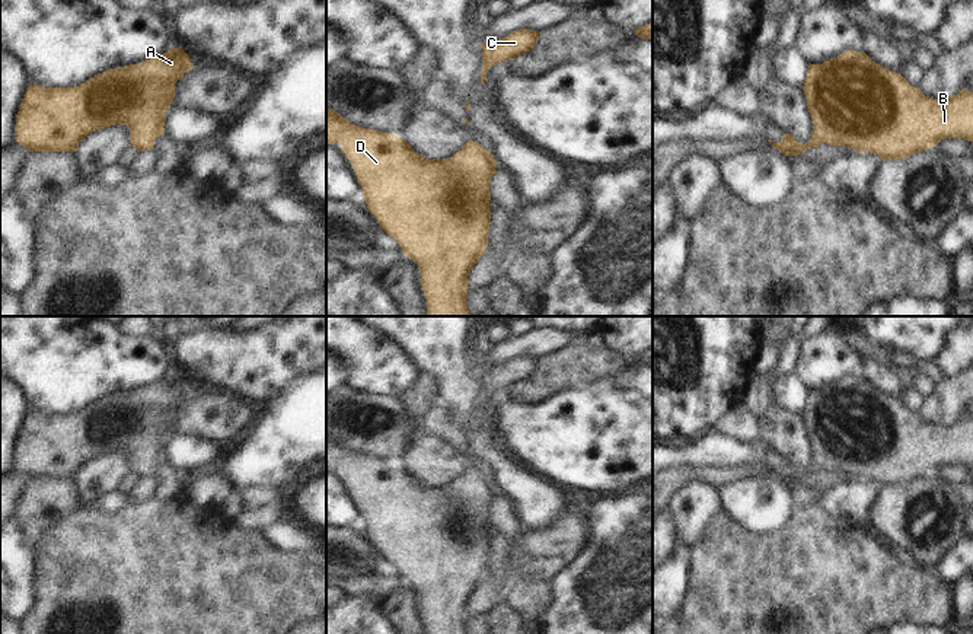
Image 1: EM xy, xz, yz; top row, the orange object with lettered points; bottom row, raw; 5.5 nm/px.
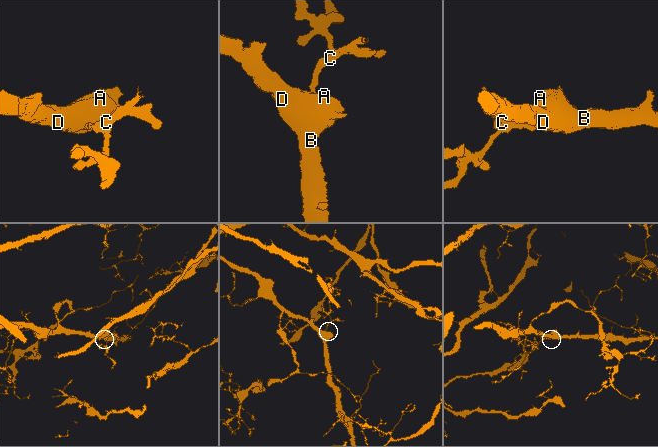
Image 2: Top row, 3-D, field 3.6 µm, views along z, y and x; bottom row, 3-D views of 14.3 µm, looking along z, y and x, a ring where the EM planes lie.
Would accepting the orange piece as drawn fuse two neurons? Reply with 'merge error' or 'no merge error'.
no merge error

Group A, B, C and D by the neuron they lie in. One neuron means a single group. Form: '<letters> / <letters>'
A B C D

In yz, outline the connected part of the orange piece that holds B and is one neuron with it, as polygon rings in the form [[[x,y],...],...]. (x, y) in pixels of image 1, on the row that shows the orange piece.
[[[848,50],[823,64],[810,64],[803,86],[813,120],[813,136],[801,144],[792,134],[769,143],[785,156],[797,156],[822,143],[843,146],[858,153],[871,152],[883,162],[910,157],[932,149],[944,138],[973,141],[973,92],[963,87],[947,99],[925,96],[900,73],[872,61],[864,51]]]

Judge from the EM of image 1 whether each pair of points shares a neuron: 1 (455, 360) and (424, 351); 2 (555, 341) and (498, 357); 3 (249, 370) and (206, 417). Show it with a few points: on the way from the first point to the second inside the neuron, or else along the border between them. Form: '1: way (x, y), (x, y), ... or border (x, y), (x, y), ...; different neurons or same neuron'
1: way (447, 359), (440, 351), (431, 351); same neuron
2: way (541, 343), (513, 347); same neuron
3: border (203, 385), (235, 391), (251, 398), (260, 407); different neurons

